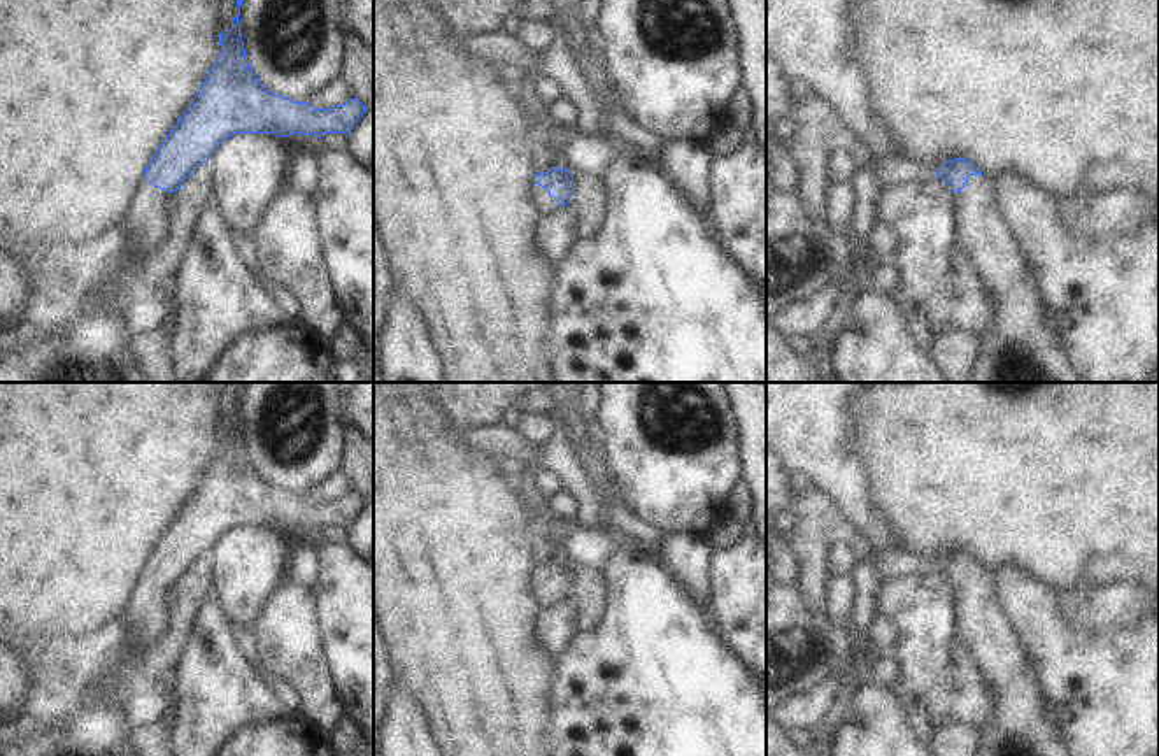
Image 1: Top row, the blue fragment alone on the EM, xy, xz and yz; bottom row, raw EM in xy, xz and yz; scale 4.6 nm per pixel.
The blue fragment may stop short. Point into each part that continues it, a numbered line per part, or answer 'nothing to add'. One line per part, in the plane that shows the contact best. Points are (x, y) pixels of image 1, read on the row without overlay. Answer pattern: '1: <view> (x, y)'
1: yz (1017, 725)

